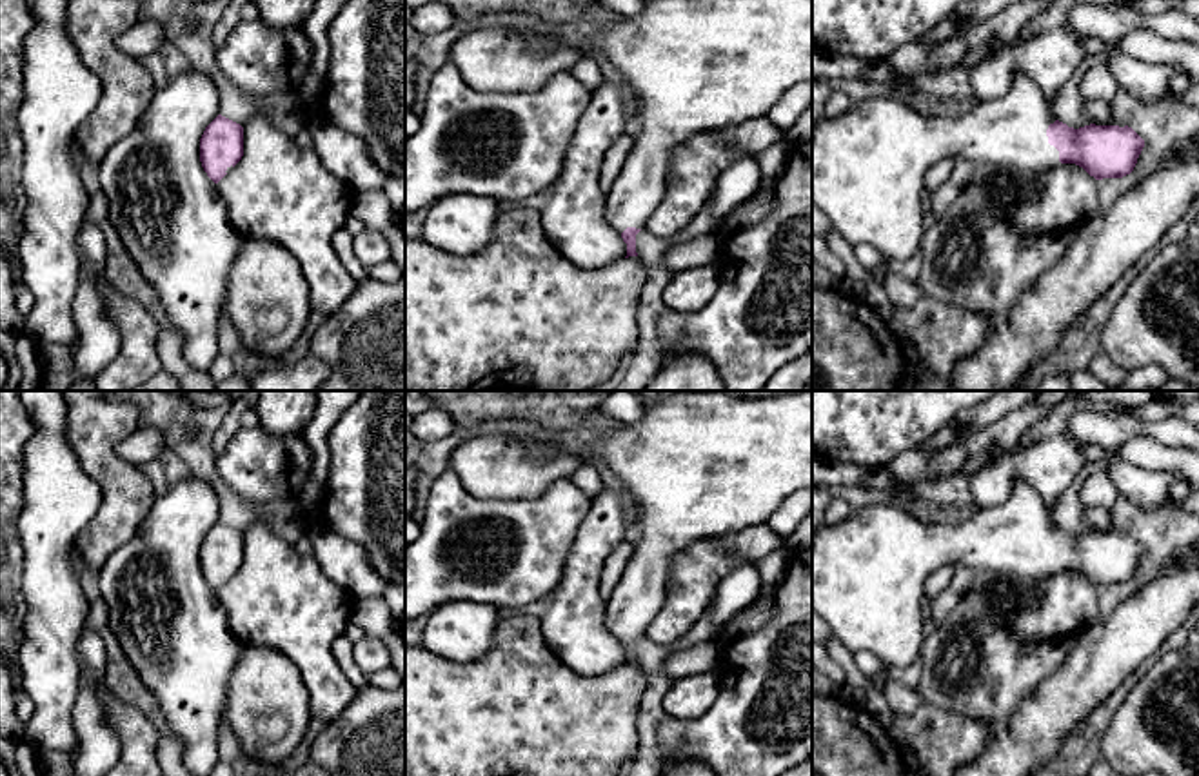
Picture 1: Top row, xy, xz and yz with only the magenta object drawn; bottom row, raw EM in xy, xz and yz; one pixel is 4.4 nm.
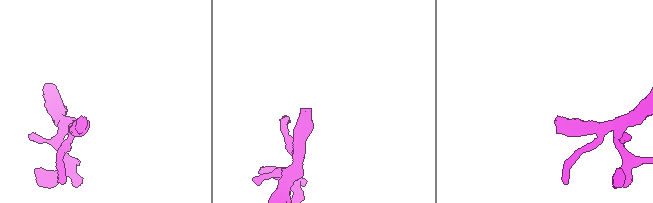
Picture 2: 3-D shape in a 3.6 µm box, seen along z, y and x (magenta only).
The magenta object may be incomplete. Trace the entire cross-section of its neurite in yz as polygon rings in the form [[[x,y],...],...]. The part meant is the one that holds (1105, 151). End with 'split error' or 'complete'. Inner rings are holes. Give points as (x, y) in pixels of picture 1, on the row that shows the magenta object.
[[[1017,73],[1008,93],[992,102],[976,102],[961,116],[943,116],[917,111],[897,95],[867,98],[839,118],[821,118],[812,129],[812,205],[818,207],[852,247],[868,244],[887,262],[905,262],[919,251],[923,225],[921,194],[925,173],[937,160],[968,158],[976,165],[1006,165],[1025,174],[1052,171],[1061,164],[1075,164],[1095,180],[1130,174],[1144,147],[1144,140],[1128,125],[1085,125],[1079,129],[1059,122],[1043,96],[1041,87],[1026,75]]]; split error

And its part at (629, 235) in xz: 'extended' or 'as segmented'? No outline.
extended

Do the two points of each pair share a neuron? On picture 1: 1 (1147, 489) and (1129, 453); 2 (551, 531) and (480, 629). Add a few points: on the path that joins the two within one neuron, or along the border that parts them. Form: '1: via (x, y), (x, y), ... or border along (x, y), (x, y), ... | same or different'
1: border along (1118, 457), (1139, 467), (1170, 469), (1176, 473) | different
2: border along (453, 600), (491, 604), (496, 609) | different

